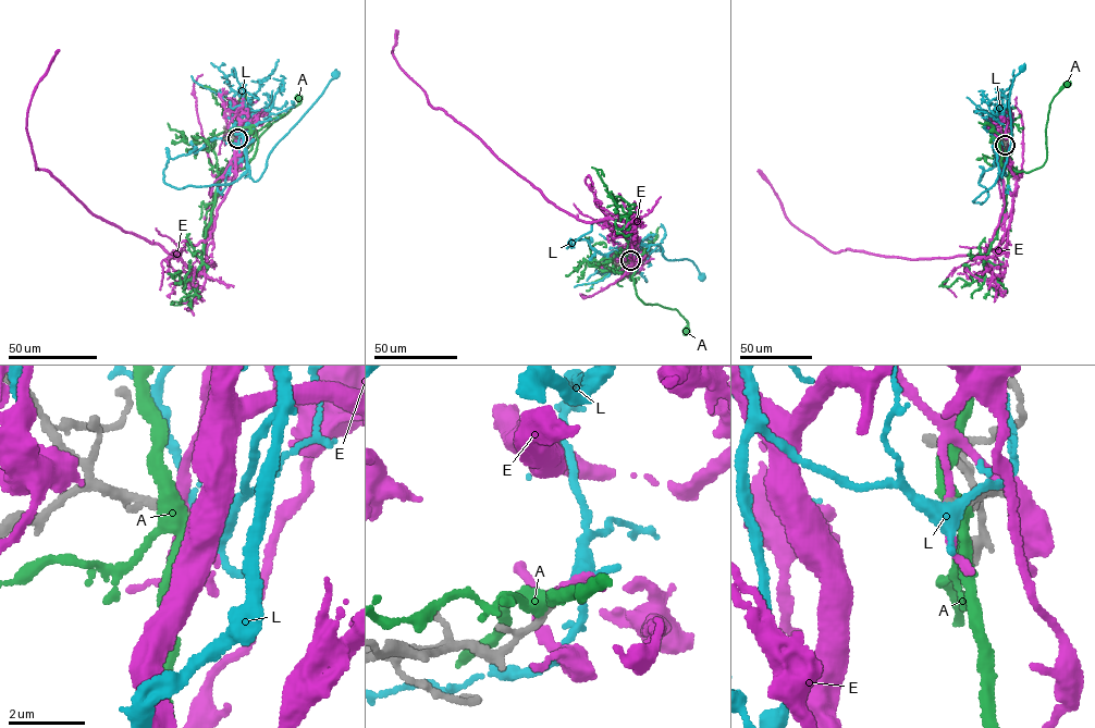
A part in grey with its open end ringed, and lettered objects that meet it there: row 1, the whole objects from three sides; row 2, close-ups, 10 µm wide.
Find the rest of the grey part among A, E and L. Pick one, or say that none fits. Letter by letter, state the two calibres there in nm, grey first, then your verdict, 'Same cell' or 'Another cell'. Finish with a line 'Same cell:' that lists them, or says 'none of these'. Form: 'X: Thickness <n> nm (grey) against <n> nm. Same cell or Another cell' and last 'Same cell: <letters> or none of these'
A: Thickness 240 nm (grey) against 360 nm. Another cell
E: Thickness 190 nm (grey) against 200 nm. Another cell
L: Thickness 180 nm (grey) against 320 nm. Another cell
Same cell: none of these

